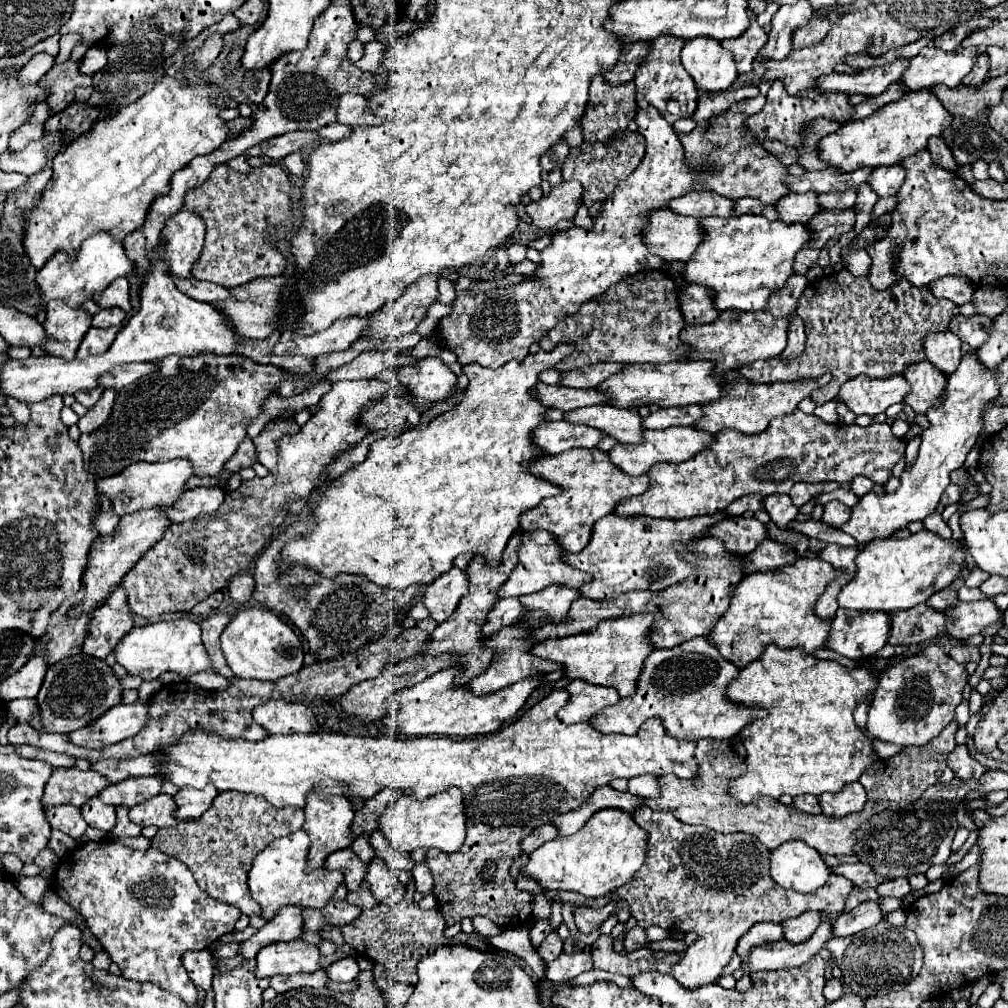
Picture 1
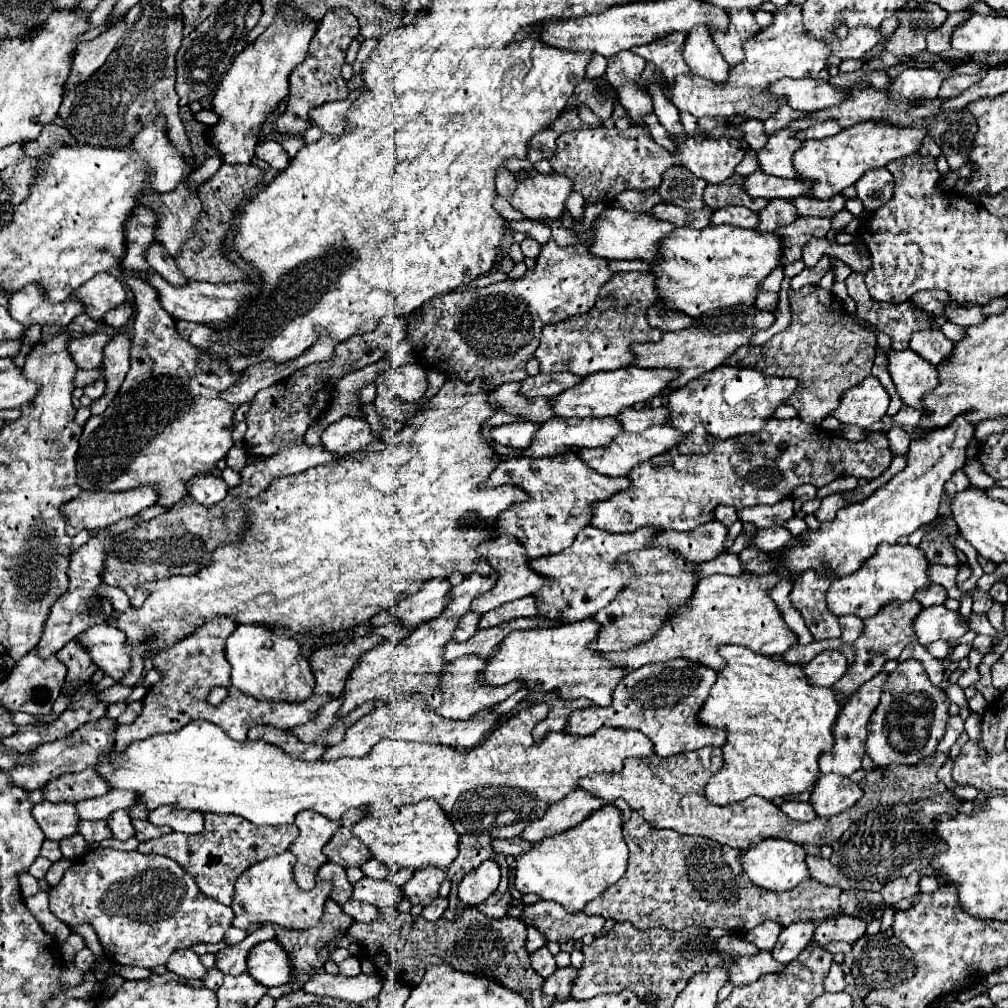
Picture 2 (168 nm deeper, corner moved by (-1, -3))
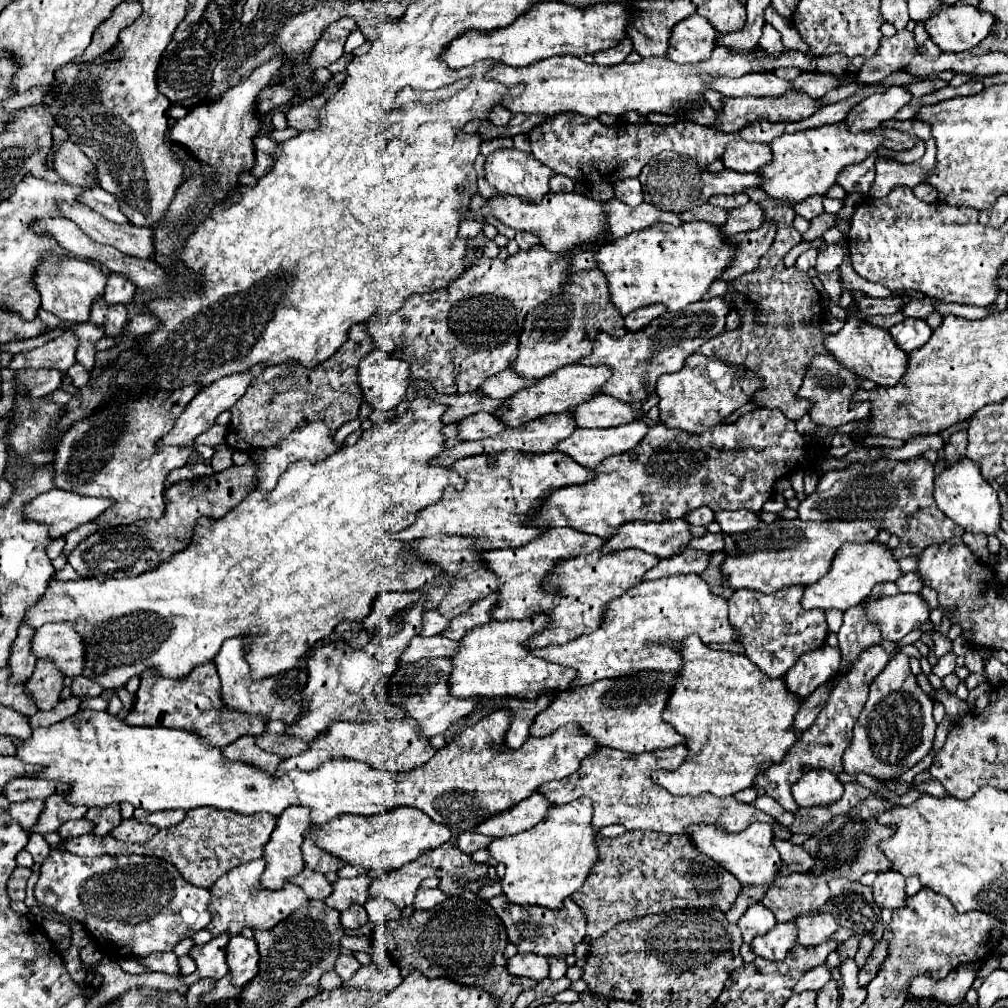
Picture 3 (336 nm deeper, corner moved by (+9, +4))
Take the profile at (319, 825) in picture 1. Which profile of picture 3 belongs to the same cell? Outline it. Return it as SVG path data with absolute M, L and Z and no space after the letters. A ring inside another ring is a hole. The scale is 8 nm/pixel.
M288 807L280 817L278 817L278 823L276 823L276 829L268 841L268 845L264 847L264 861L266 861L266 869L264 869L264 875L260 879L260 887L264 889L282 889L282 885L298 875L302 869L304 869L304 859L302 859L302 851L300 851L300 845L304 841L304 835L306 831L310 829L312 821L310 821L310 815L308 815L308 807Z

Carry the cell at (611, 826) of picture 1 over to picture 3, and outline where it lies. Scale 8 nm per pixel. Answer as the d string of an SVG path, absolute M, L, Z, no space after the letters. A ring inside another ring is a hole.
M580 797L568 805L552 805L544 819L518 835L510 835L510 837L500 837L494 839L486 851L490 851L490 857L494 861L500 861L506 865L506 875L502 877L502 893L510 903L518 903L518 905L542 905L548 909L560 909L562 901L566 897L570 897L576 889L580 889L580 885L586 881L586 875L590 873L592 865L598 859L598 849L594 845L594 829L590 825L592 821L592 803L588 797Z

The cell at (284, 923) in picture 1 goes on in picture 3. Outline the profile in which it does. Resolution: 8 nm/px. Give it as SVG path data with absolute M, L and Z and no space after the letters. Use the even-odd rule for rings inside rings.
M224 933L216 939L212 939L204 947L192 947L188 953L196 961L196 971L188 977L184 977L184 983L192 985L196 979L220 979L228 975L228 965L226 965L226 945L228 945L230 935Z

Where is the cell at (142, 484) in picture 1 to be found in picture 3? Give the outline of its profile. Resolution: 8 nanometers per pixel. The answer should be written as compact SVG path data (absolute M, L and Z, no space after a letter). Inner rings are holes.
M52 489L38 495L28 503L28 507L24 507L24 519L44 523L50 539L58 539L82 523L96 519L108 507L110 501L102 497L82 497L62 489Z

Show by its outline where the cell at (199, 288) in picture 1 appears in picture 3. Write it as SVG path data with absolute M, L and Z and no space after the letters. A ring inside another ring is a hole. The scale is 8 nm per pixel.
M64 203L64 207L60 207L60 215L74 221L90 239L98 243L112 245L126 255L134 255L140 259L152 259L152 253L154 253L152 229L136 227L130 223L116 225L104 219L102 215L96 215L96 211L92 211L90 207L82 203L72 203L72 207Z

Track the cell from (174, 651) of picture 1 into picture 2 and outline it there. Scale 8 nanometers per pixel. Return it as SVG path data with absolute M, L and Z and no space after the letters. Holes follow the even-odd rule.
M98 624L82 632L78 640L88 646L94 664L98 664L98 668L102 668L114 680L120 682L132 672L132 644L126 642L122 630L108 624Z

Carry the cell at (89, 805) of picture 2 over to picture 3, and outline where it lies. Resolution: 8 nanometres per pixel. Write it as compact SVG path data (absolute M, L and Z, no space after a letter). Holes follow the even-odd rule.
M50 795L44 801L44 811L40 813L40 819L36 821L36 827L32 827L32 831L28 833L46 835L46 833L58 831L62 823L70 819L80 819L84 817L84 813L86 813L86 807L72 807L62 799L62 795Z

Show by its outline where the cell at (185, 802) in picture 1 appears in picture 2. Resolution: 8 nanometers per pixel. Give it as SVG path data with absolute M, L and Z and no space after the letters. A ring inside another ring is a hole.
M158 806L148 814L148 820L152 824L166 824L174 832L186 834L198 834L204 826L204 814L198 814L196 810L176 810L172 806Z

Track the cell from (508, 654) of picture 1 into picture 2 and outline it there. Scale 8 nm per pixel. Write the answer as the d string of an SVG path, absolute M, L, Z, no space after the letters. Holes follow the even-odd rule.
M460 656L456 658L450 666L446 666L444 676L442 676L442 688L444 688L444 704L436 710L444 718L452 720L466 720L474 716L478 710L496 706L502 700L506 700L510 694L522 688L522 682L510 682L510 686L478 686L478 670L486 666L486 660L480 656Z

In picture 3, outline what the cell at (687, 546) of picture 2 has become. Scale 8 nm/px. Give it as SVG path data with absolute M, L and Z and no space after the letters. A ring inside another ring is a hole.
M684 519L674 521L636 521L636 523L624 523L616 529L616 535L608 537L604 541L602 553L622 551L622 549L640 549L650 555L656 555L660 559L678 555L690 541L688 523Z

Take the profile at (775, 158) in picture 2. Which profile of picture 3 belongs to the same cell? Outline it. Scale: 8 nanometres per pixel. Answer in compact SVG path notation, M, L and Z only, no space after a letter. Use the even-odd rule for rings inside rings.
M734 139L732 143L728 143L722 155L724 167L738 173L756 173L770 159L772 153L766 143L748 143L742 139Z

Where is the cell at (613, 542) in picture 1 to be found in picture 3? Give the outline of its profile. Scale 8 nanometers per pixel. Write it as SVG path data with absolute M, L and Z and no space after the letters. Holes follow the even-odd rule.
M564 527L564 529L548 529L548 531L544 531L544 535L540 535L540 539L526 543L524 547L484 551L480 555L480 559L486 563L486 567L494 575L500 577L500 587L496 591L498 597L496 597L496 605L490 611L490 617L498 619L498 621L528 619L532 615L538 615L540 611L548 611L548 609L556 607L558 597L546 595L542 589L542 581L546 579L550 569L556 567L556 563L560 563L560 561L572 559L582 553L592 553L592 551L600 549L602 543L604 541L598 539L596 535L588 535L588 533L580 533L576 529Z

